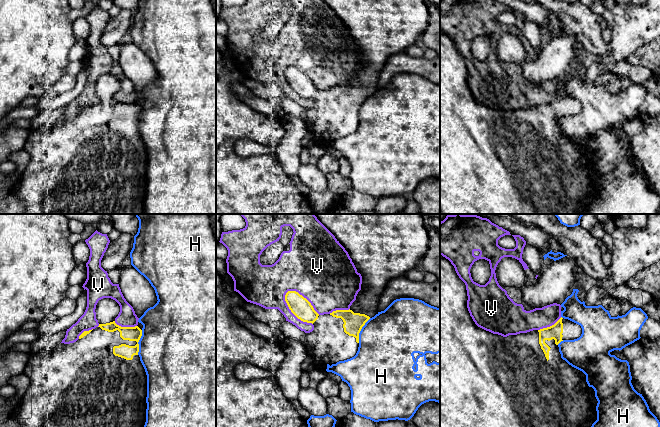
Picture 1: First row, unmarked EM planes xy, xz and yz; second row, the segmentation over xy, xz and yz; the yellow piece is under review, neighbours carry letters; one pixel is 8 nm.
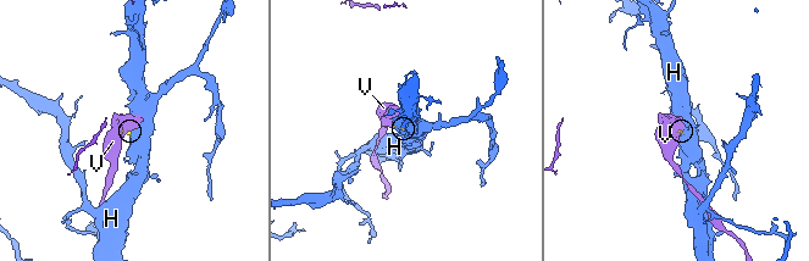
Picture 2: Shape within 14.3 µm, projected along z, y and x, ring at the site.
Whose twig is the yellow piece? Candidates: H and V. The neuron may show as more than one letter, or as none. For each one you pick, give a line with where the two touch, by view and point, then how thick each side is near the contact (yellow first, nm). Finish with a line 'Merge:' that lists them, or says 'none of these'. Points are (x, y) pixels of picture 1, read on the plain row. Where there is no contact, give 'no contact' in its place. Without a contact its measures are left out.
Merge: none of these

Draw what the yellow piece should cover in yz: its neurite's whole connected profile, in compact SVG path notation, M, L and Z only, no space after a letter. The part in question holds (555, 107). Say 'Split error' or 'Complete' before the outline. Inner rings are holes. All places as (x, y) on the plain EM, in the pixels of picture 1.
Split error. M440 31L440 212L442 214L580 214L597 196L595 167L586 158L586 151L561 134L558 120L581 112L580 101L560 94L554 101L527 109L503 113L478 103L467 84L465 59L457 51L451 38Z

